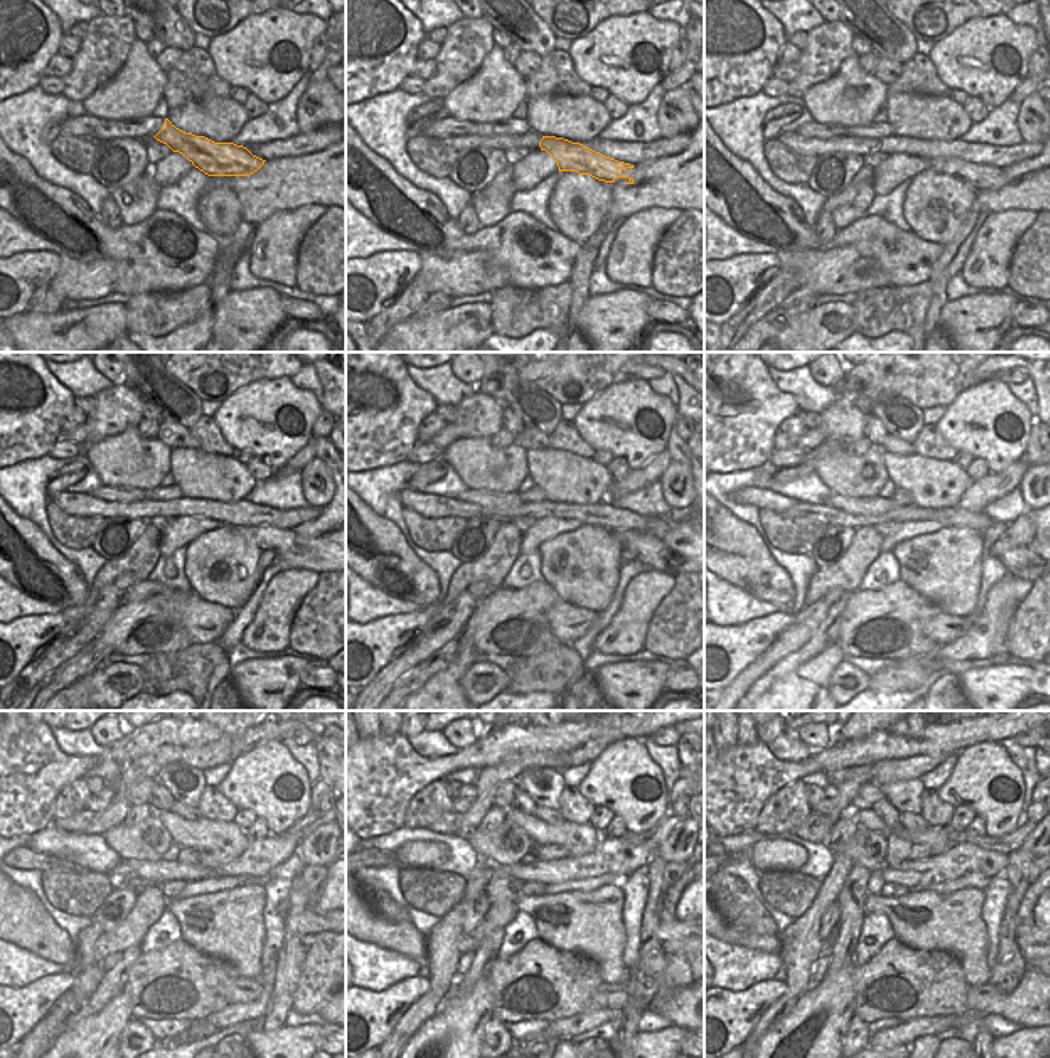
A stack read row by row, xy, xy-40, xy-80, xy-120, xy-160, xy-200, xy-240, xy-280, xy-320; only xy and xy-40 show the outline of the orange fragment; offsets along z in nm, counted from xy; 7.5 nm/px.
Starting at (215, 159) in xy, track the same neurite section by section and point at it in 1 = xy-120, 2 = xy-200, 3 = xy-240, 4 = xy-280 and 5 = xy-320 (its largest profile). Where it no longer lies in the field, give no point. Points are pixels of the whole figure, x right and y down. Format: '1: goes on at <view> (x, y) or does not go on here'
1: goes on at xy-120 (285, 540)
2: goes on at xy-200 (1020, 561)
3: goes on at xy-240 (308, 922)
4: goes on at xy-280 (671, 935)
5: goes on at xy-320 (1029, 946)

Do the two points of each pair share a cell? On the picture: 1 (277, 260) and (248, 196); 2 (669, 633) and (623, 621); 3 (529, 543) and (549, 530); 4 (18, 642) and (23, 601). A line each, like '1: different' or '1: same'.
1: different
2: different
3: same
4: different

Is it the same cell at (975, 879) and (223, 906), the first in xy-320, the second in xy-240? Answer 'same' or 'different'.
different

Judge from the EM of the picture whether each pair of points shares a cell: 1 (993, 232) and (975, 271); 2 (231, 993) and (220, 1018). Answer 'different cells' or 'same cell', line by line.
1: same cell
2: different cells

